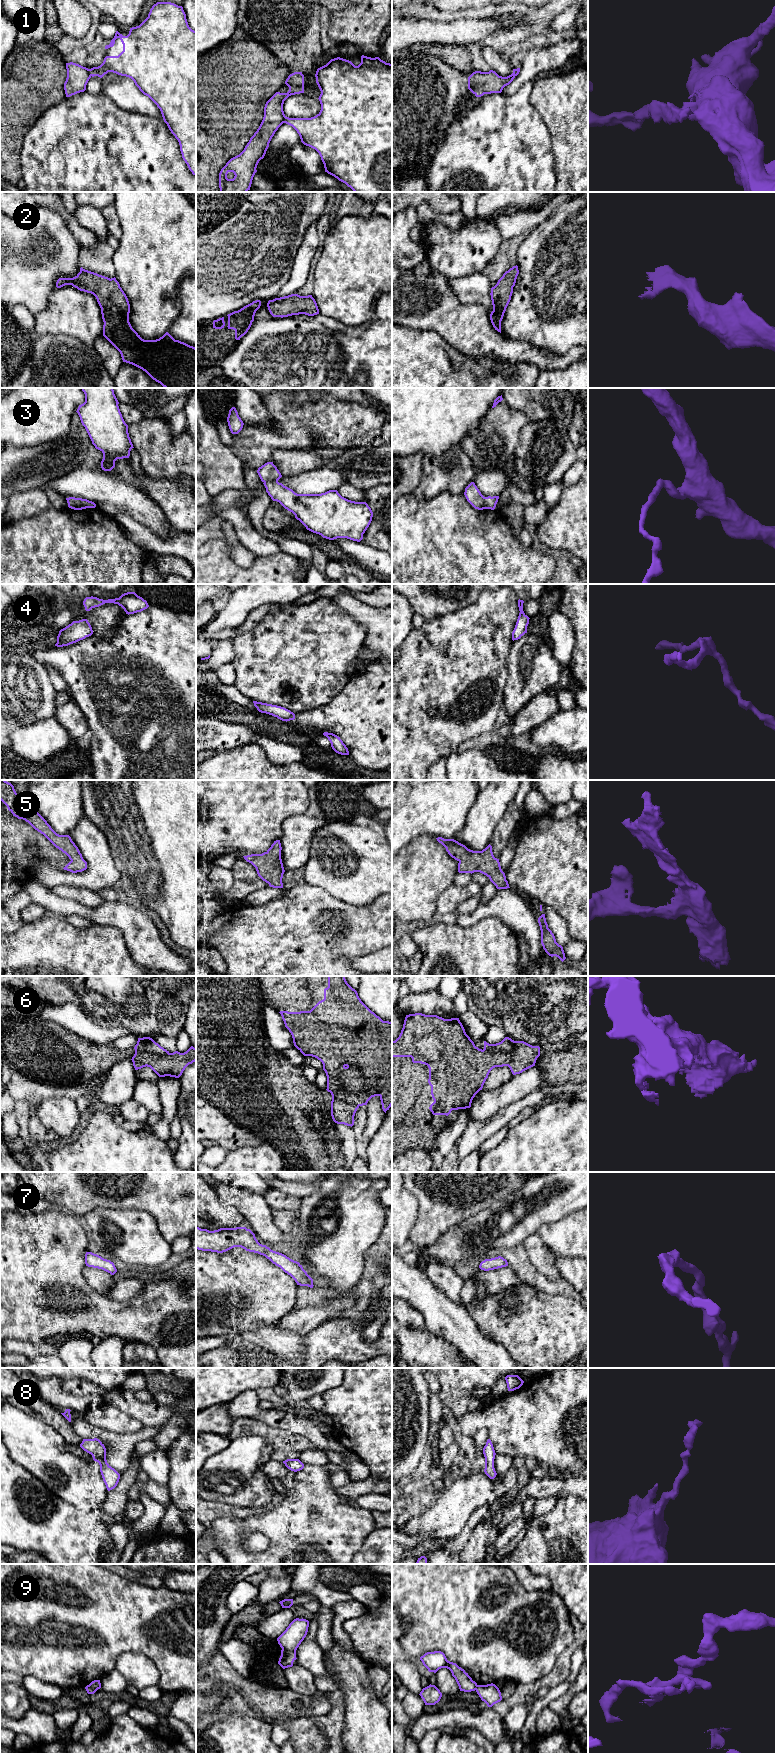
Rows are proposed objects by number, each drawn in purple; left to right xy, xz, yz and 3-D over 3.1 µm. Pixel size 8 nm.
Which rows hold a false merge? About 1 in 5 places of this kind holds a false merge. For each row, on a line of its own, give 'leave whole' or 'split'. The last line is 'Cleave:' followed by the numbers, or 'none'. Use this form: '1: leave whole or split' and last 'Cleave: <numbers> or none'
1: split
2: leave whole
3: leave whole
4: leave whole
5: leave whole
6: leave whole
7: leave whole
8: leave whole
9: split
Cleave: 1, 9

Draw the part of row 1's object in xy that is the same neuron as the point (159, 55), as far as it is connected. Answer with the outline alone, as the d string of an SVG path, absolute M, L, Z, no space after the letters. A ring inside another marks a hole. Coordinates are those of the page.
M157 2L150 9L148 17L139 26L130 28L127 36L116 31L105 49L113 47L117 38L123 44L123 51L118 56L106 56L100 66L89 69L91 76L102 78L113 72L131 78L160 109L164 122L179 142L183 160L196 176L196 31L189 27L183 7L171 2Z

